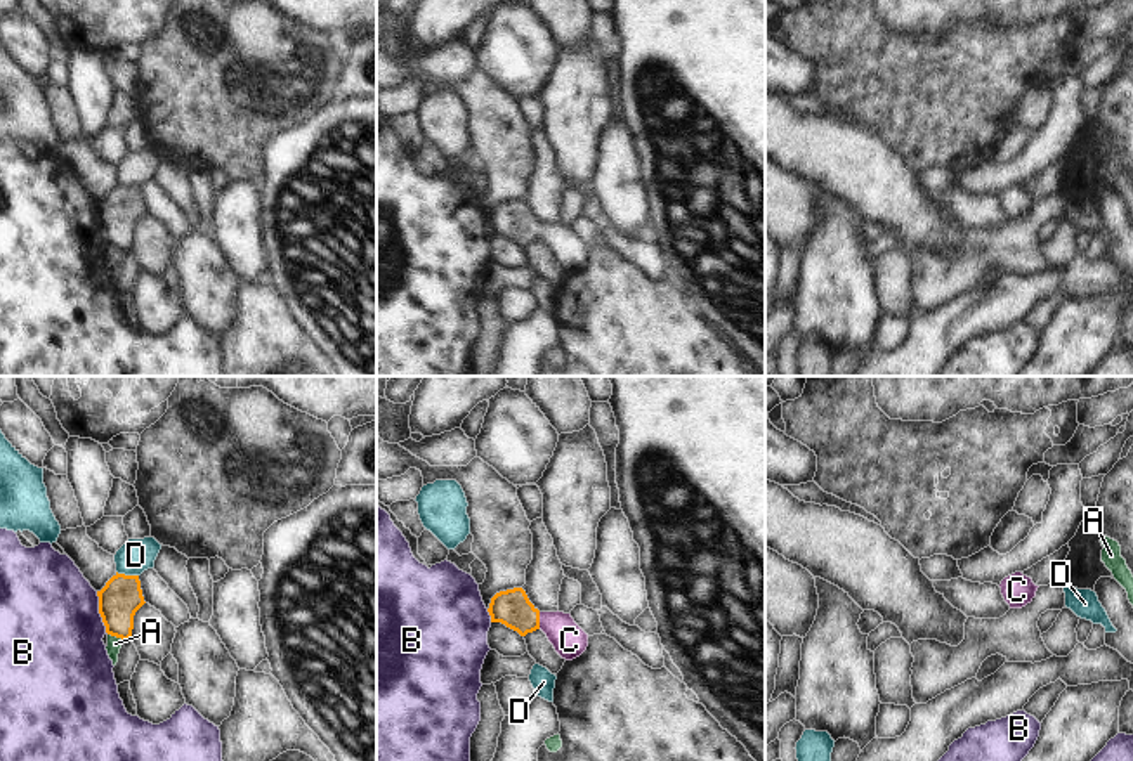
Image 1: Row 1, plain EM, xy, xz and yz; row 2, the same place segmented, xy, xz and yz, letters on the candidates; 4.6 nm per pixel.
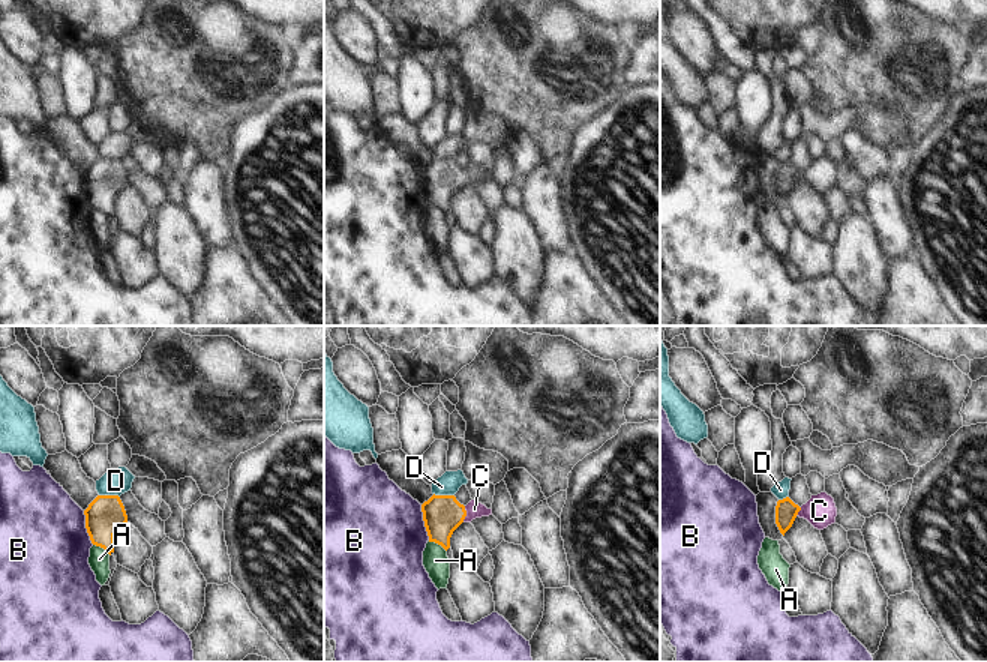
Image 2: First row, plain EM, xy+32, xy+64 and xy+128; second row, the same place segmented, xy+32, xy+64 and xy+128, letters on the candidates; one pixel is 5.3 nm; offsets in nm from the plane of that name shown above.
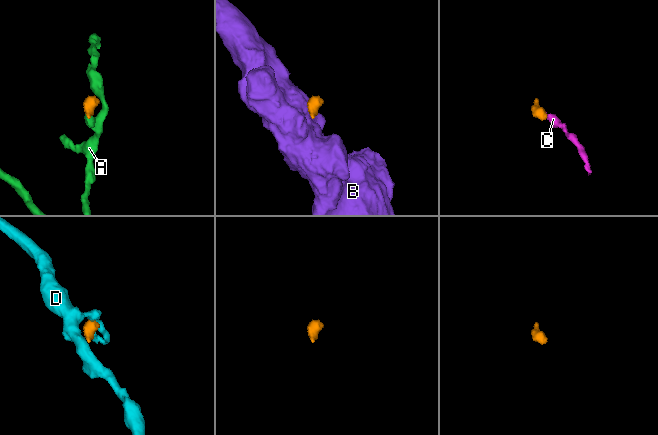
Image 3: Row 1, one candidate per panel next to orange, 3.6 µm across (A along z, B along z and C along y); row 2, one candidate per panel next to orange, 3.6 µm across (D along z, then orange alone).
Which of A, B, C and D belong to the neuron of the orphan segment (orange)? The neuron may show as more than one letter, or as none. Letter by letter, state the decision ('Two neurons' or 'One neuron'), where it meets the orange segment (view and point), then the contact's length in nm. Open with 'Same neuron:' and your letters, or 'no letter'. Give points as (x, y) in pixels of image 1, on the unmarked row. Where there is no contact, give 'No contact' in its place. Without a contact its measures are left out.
Same neuron: C
A: Two neurons. Touches orange at xy (117, 248). Shared border 90 nm
B: Two neurons. Touches orange at xy (99, 224). Shared border 200 nm
C: One neuron. Touches orange at xz (538, 233). Shared border 80 nm
D: Two neurons. Touches orange at xy (127, 188). Shared border 110 nm

